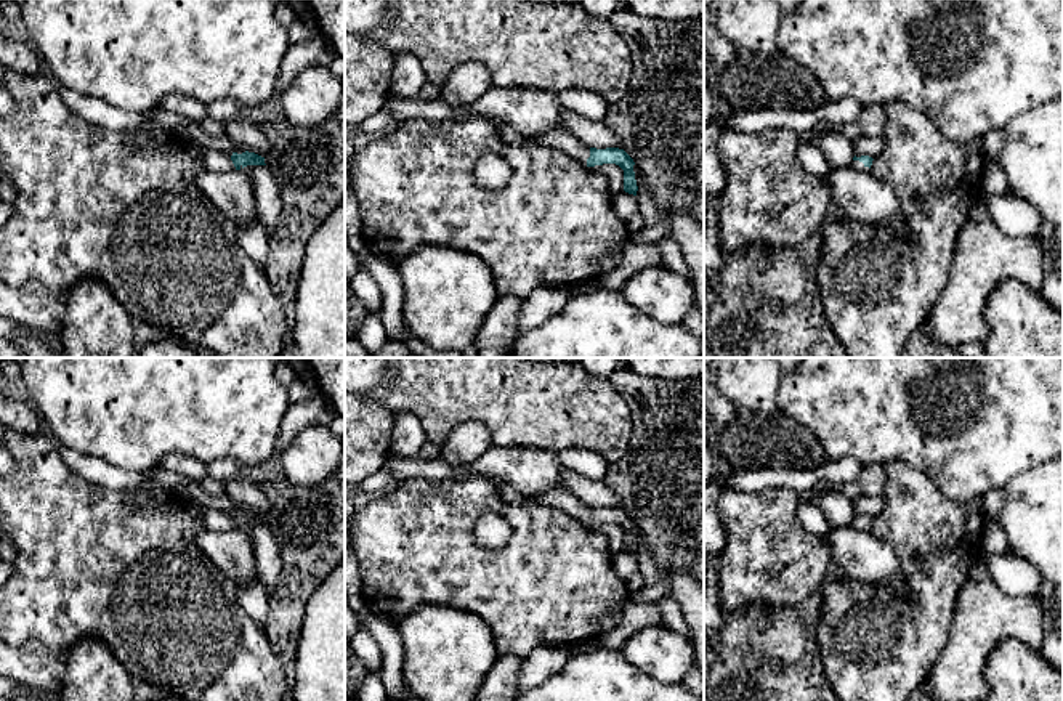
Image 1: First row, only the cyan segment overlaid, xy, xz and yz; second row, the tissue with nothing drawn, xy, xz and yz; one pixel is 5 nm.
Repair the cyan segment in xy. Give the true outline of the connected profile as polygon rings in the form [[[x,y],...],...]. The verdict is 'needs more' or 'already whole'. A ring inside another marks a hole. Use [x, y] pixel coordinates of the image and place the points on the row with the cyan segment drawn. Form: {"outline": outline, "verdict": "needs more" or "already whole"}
{"outline": [[[175,140],[173,143],[168,143],[162,148],[164,151],[183,151],[186,154],[199,156],[205,165],[207,170],[212,170],[215,173],[224,173],[232,170],[242,170],[247,165],[266,165],[265,157],[255,154],[255,152],[220,152],[213,149],[207,149],[202,146],[196,146],[191,143],[186,143],[183,140]]], "verdict": "needs more"}

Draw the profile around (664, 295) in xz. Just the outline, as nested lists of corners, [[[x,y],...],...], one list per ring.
[[[664,266],[640,269],[619,290],[638,311],[667,326],[683,324],[694,306],[694,284]]]

